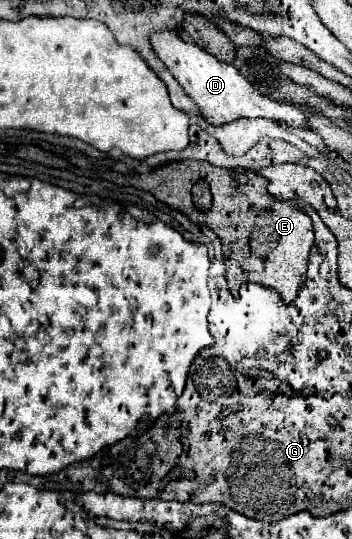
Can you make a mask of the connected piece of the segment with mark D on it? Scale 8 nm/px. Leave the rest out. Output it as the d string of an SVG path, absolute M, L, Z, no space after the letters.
M156 31L152 33L150 41L152 41L152 49L156 51L156 55L170 69L170 73L184 87L184 91L194 99L194 103L200 109L200 115L210 125L224 125L240 117L248 117L248 119L262 117L262 119L272 119L272 121L286 121L286 125L294 129L310 129L300 109L260 95L232 65L218 61L210 53L206 53L200 45L184 41L174 31Z

